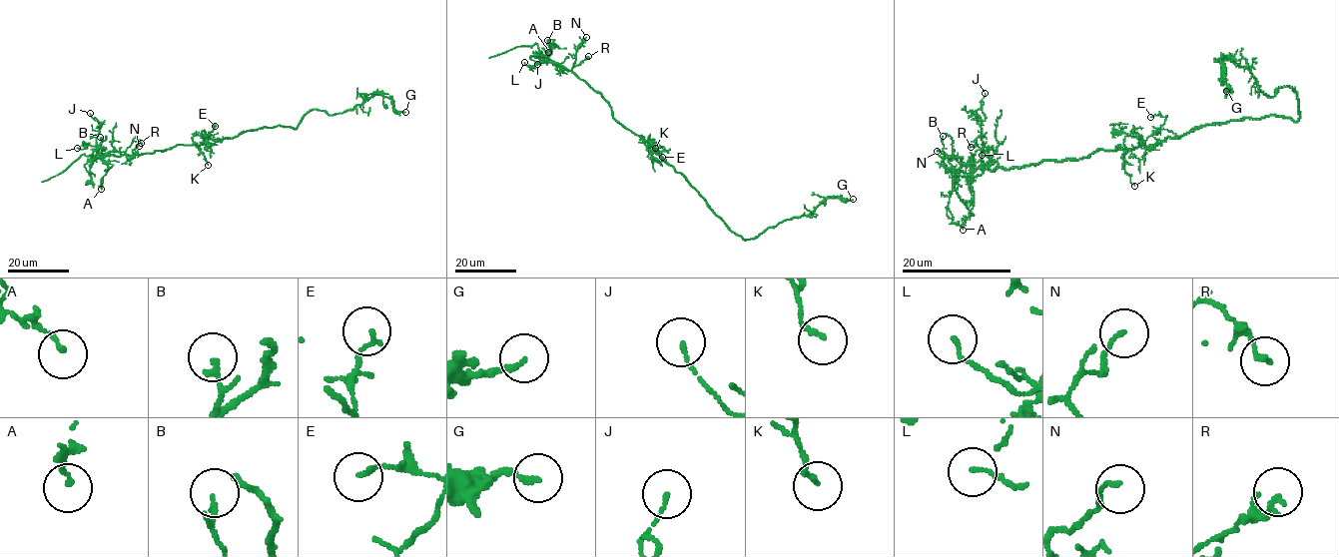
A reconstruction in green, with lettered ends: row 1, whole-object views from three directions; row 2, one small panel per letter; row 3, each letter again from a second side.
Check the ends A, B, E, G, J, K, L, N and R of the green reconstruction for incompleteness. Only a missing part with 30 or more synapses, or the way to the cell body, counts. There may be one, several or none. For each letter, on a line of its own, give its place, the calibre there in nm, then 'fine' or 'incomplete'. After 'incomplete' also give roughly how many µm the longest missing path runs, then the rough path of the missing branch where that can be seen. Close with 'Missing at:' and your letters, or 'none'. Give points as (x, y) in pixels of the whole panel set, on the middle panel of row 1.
A: at (548, 52); 140 nm thick; fine
B: at (547, 40); 120 nm thick; fine
E: at (662, 157); 120 nm thick; fine
G: at (853, 199); 170 nm thick; fine
J: at (537, 64); 110 nm thick; fine
K: at (655, 148); 150 nm thick; fine
L: at (524, 62); 110 nm thick; fine
N: at (586, 37); 120 nm thick; fine
R: at (588, 56); 170 nm thick; fine
Missing at: none

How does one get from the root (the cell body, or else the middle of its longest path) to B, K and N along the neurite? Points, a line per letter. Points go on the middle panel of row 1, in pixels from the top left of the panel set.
B: (672, 166), (652, 153), (641, 138), (624, 128), (613, 117), (611, 107), (599, 93), (548, 58), (547, 40)
K: (672, 166), (652, 153), (644, 142), (650, 142), (655, 148)
N: (672, 166), (624, 128), (599, 93), (567, 71), (586, 37)

